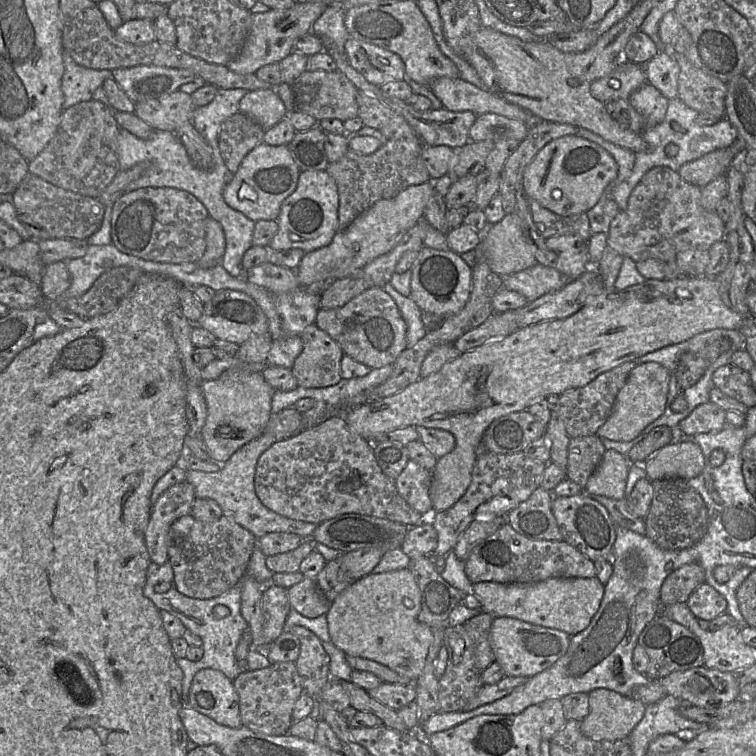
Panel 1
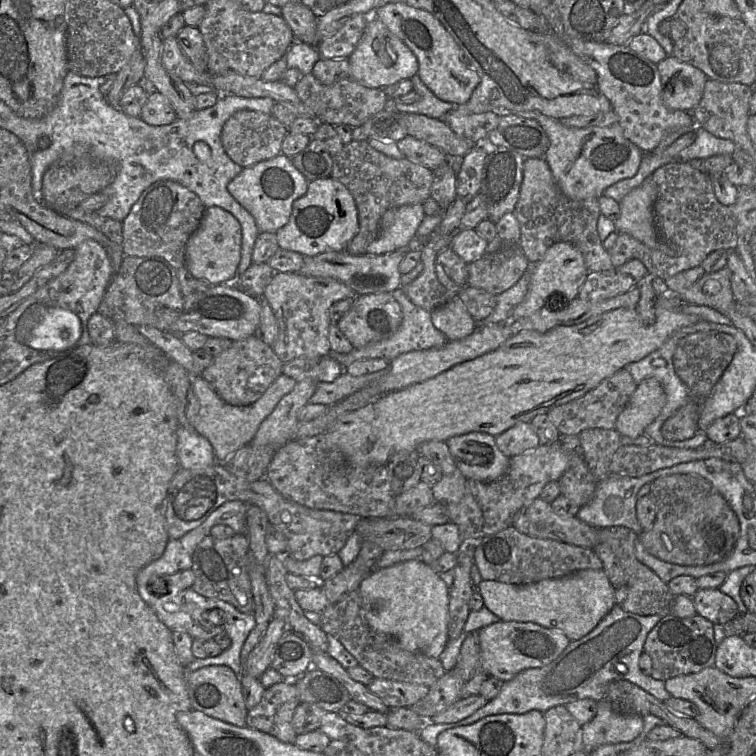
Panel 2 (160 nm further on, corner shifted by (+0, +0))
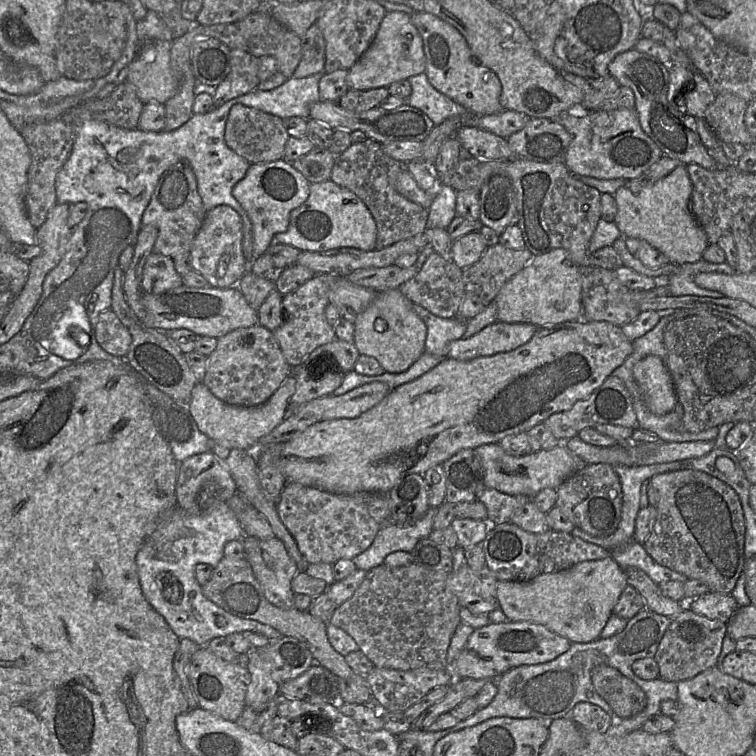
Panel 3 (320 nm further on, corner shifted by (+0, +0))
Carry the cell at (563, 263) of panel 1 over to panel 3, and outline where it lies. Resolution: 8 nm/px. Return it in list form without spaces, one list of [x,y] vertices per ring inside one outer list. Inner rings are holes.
[[[562,248],[534,256],[517,274],[511,277],[494,299],[497,321],[530,323],[538,327],[555,326],[583,318],[582,277],[580,266]]]

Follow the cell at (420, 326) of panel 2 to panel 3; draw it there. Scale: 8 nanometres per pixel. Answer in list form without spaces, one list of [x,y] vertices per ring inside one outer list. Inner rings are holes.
[[[413,304],[413,310],[427,327],[423,353],[447,357],[449,344],[464,335],[467,319],[441,318],[417,304]]]

